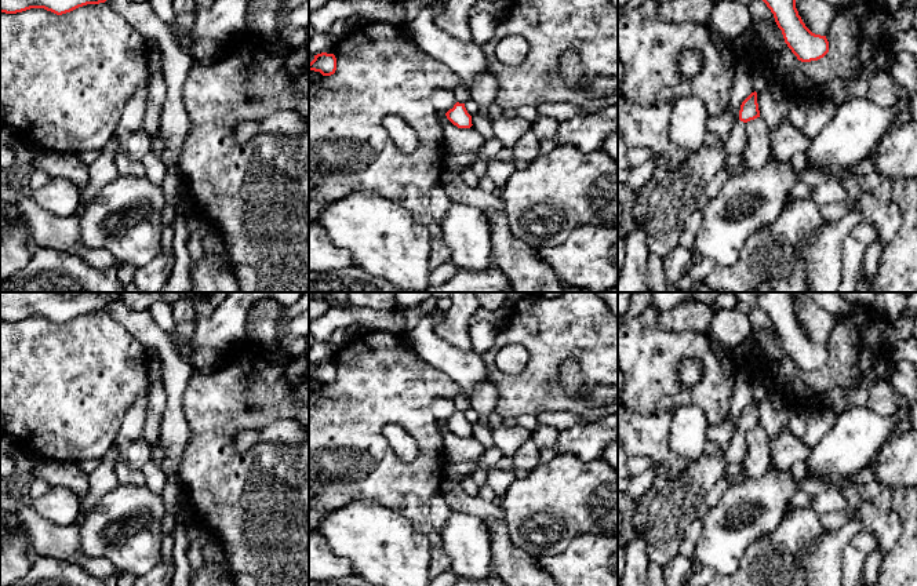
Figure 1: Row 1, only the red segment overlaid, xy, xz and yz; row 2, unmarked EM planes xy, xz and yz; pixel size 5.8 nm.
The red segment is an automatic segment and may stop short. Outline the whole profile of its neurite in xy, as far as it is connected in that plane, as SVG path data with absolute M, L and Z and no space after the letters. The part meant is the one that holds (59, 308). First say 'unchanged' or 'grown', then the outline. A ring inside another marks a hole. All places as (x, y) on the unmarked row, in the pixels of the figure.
unchanged; M0 292L0 321L44 317L62 324L87 313L105 312L119 298L80 292Z

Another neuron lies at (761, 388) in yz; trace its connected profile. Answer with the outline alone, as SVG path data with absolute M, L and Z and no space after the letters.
M757 376L752 383L752 396L753 400L764 400L772 396L772 383L771 381Z

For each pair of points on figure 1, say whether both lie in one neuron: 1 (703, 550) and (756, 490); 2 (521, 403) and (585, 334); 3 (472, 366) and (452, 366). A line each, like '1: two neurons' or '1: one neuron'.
1: one neuron
2: one neuron
3: one neuron

